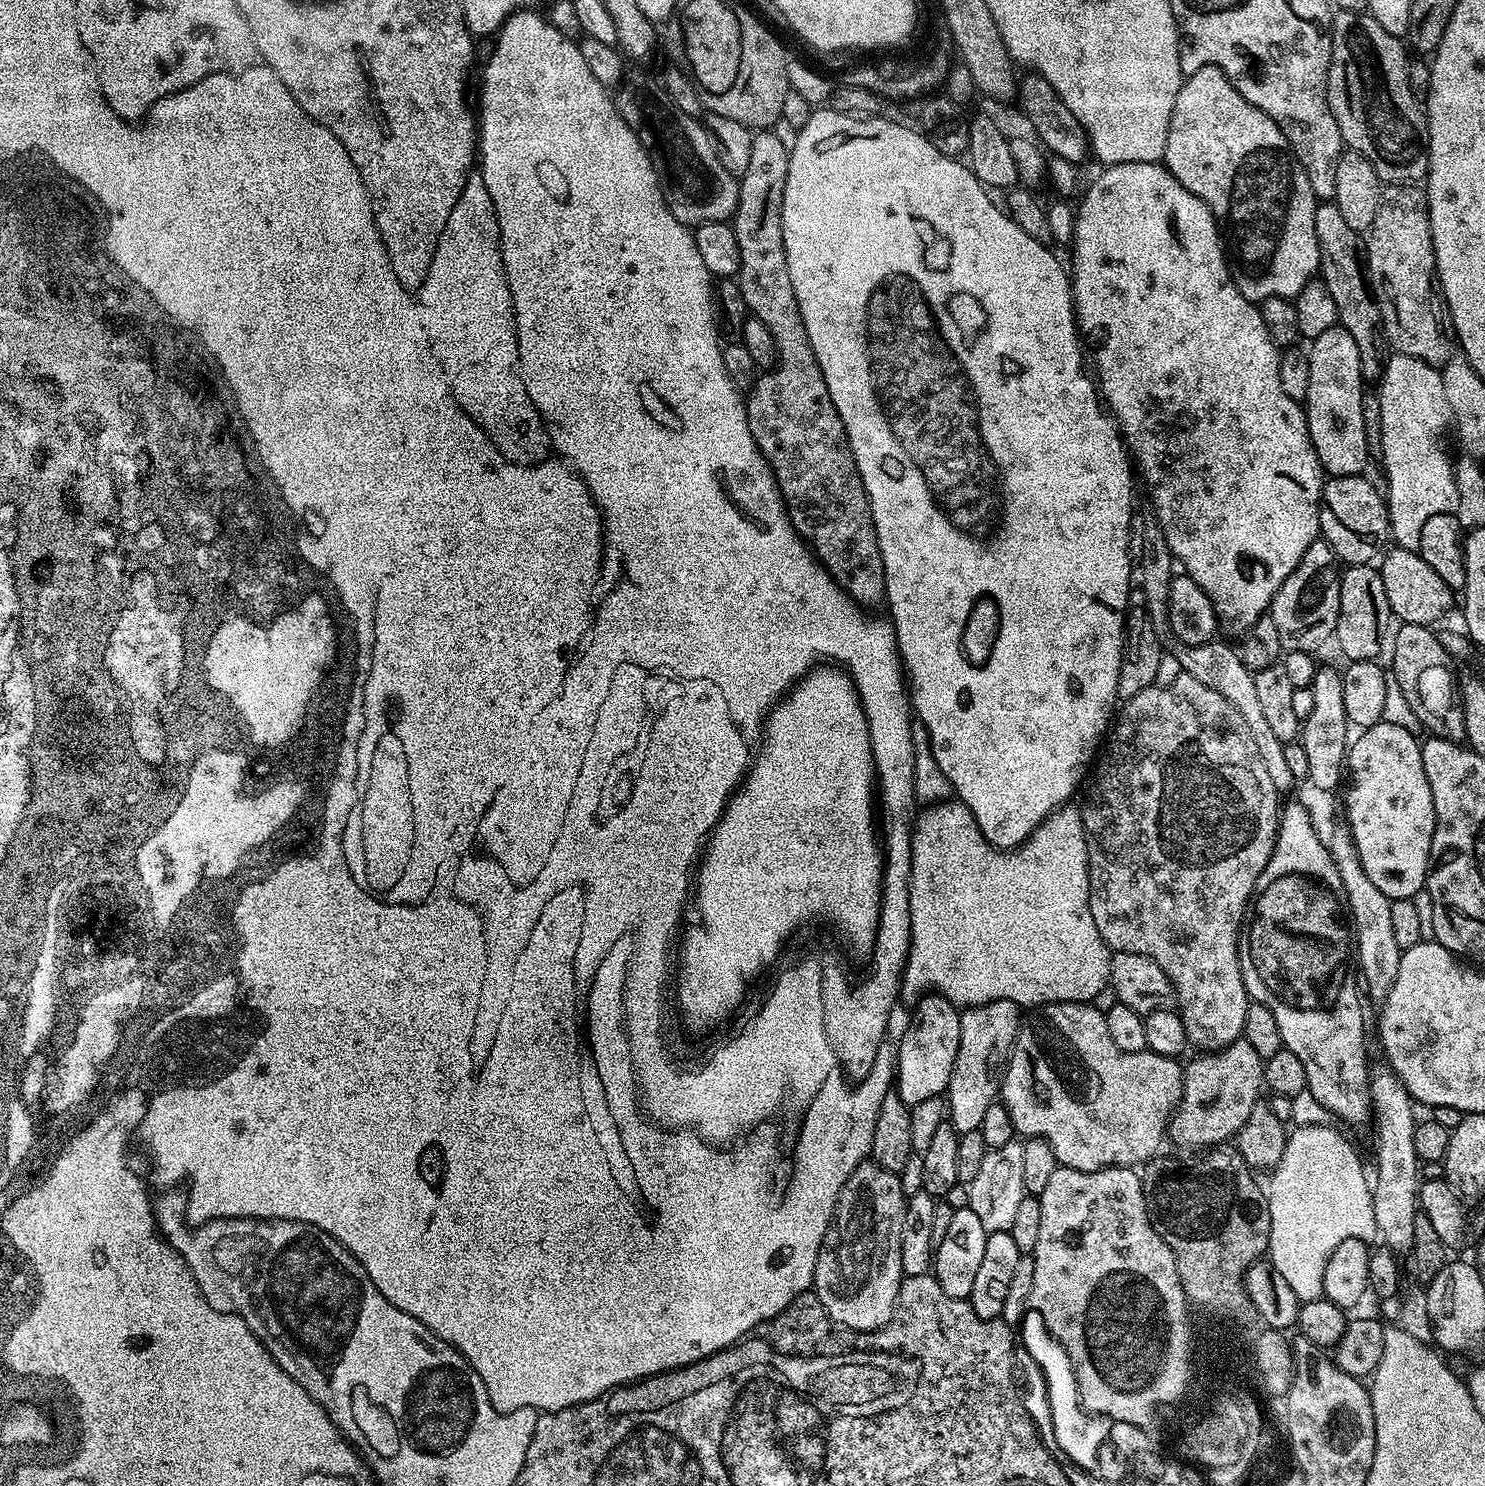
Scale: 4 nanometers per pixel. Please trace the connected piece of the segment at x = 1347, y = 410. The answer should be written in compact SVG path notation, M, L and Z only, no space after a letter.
M1337 326L1310 341L1307 354L1310 362L1310 390L1306 401L1308 429L1320 466L1329 477L1359 476L1370 463L1370 457L1366 422L1362 422L1366 381L1358 358L1358 346L1347 330Z

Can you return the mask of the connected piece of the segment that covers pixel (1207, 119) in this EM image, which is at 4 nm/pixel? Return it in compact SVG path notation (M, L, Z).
M1202 66L1193 76L1187 77L1181 83L1180 93L1174 102L1174 114L1170 114L1170 126L1166 134L1166 146L1162 163L1190 194L1199 198L1210 210L1210 214L1216 220L1216 227L1222 233L1222 239L1226 245L1226 255L1232 269L1232 280L1238 286L1240 293L1253 302L1259 302L1266 298L1284 298L1292 300L1303 288L1317 279L1320 271L1320 247L1318 246L1318 234L1314 234L1314 214L1316 213L1317 199L1314 190L1310 186L1310 178L1306 178L1306 170L1298 162L1298 158L1292 153L1292 147L1286 142L1282 130L1278 130L1276 123L1271 120L1258 106L1246 102L1242 94L1226 78L1224 71L1218 66Z

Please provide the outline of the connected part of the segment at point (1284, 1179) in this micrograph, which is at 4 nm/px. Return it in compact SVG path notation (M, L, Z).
M1334 1126L1293 1127L1282 1146L1282 1158L1271 1169L1265 1196L1270 1210L1271 1230L1267 1257L1271 1268L1288 1282L1300 1302L1318 1300L1324 1296L1324 1271L1330 1254L1347 1240L1372 1242L1377 1239L1374 1222L1374 1202L1370 1176L1364 1173L1364 1164L1356 1148Z

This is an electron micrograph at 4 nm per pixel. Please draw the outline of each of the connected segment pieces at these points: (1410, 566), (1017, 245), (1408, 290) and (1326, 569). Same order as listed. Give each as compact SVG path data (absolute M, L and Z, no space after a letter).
M1389 547L1379 561L1382 586L1386 586L1386 602L1390 602L1392 616L1400 624L1426 624L1436 626L1436 623L1452 608L1454 590L1430 570L1430 565L1420 557L1419 552L1411 552L1405 548Z
M828 106L813 112L816 113L805 122L804 129L796 136L796 141L791 141L788 157L788 177L782 202L782 238L786 246L786 262L790 266L790 282L794 282L798 310L802 310L802 322L806 326L806 334L810 338L814 358L818 358L818 366L824 375L826 390L830 390L834 410L838 410L838 418L842 418L842 426L852 451L852 457L858 466L868 495L872 521L876 527L876 537L884 563L884 595L889 612L887 615L892 621L892 629L896 632L896 651L902 661L907 683L910 685L910 703L914 709L915 719L919 723L921 720L925 730L928 731L928 744L932 747L930 757L935 760L939 770L942 770L942 774L949 780L955 799L968 807L970 814L974 814L978 829L984 835L985 845L992 847L993 844L993 849L996 850L1016 848L1048 815L1057 808L1067 805L1073 799L1071 796L1075 794L1076 787L1080 783L1081 785L1085 783L1118 708L1116 691L1118 690L1118 672L1122 666L1124 653L1126 613L1130 607L1128 591L1133 591L1134 588L1134 557L1130 554L1130 522L1134 511L1134 501L1132 502L1134 464L1115 419L1102 411L1102 397L1098 391L1097 381L1089 373L1089 377L1084 373L1086 352L1082 347L1080 330L1076 326L1076 307L1072 301L1070 272L1065 265L1064 268L1060 265L1059 258L1051 252L1053 249L1047 244L1040 244L1034 238L1030 238L1030 234L1026 234L1026 230L1022 230L1022 226L1018 226L1018 222L1014 222L1001 205L999 208L988 197L991 196L989 189L980 183L980 179L972 173L971 167L963 159L939 153L923 131L915 128L915 132L907 123L890 122L878 116L836 112Z
M1388 184L1381 191L1378 214L1374 214L1374 222L1366 233L1366 271L1380 307L1383 335L1388 335L1393 349L1427 364L1443 365L1453 351L1454 333L1436 274L1428 194L1423 187Z
M1323 538L1306 546L1306 554L1302 554L1298 566L1294 566L1286 582L1282 582L1270 609L1274 626L1278 626L1278 642L1284 652L1315 653L1316 648L1333 639L1338 622L1341 571L1342 564L1336 558L1336 551Z

